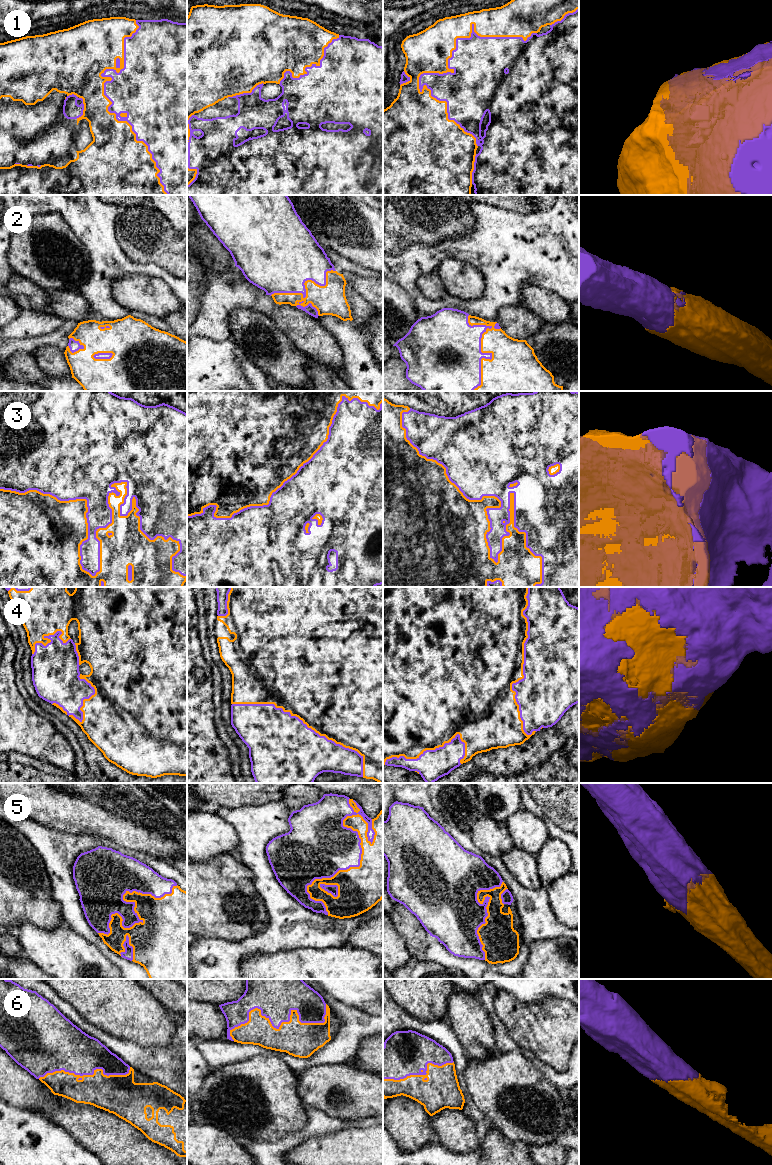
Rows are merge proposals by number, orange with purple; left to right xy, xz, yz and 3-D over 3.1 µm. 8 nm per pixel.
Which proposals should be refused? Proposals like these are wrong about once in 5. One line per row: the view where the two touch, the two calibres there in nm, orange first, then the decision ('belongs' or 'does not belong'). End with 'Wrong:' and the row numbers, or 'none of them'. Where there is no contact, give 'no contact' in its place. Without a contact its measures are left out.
1: contact in yz; calibres 340 and 400 nm; belongs
2: contact in yz; calibres 360 and 440 nm; belongs
3: contact in xy; calibres 320 and 200 nm; belongs
4: contact in yz; calibres 500 and 500 nm; belongs
5: contact in xz; calibres 380 and 380 nm; belongs
6: contact in xz; calibres 280 and 380 nm; belongs
Wrong: none of them

